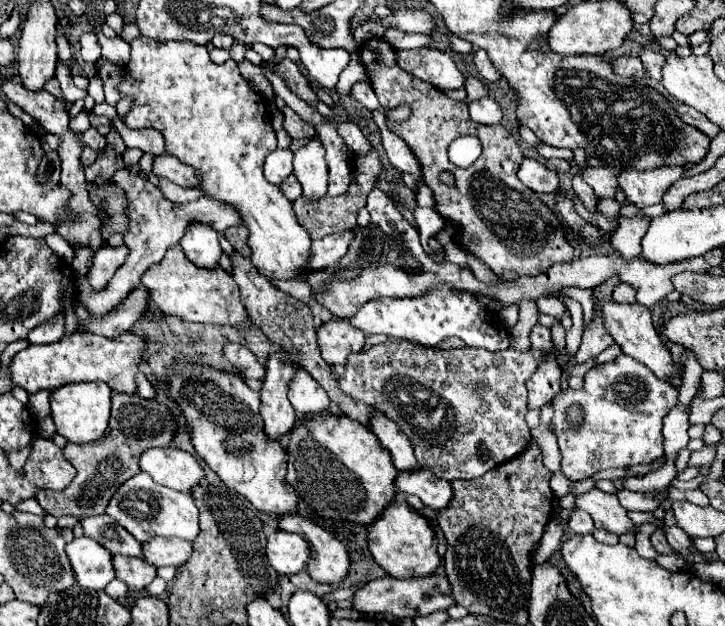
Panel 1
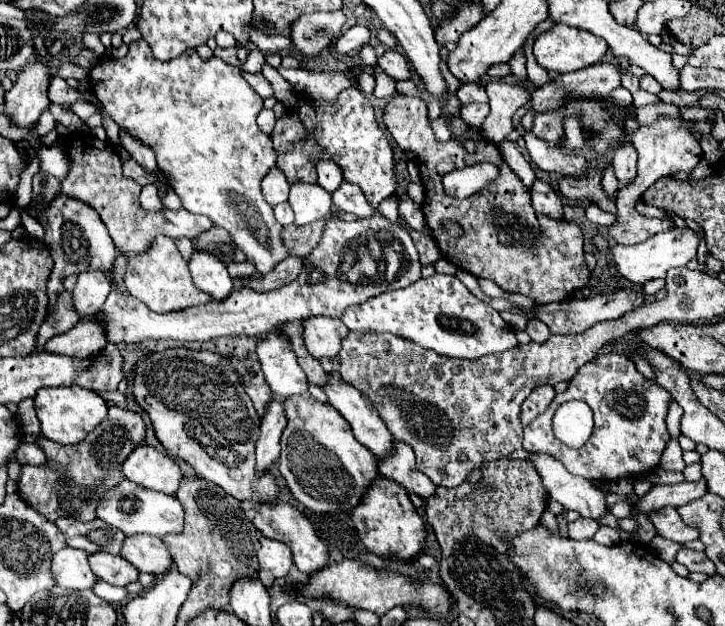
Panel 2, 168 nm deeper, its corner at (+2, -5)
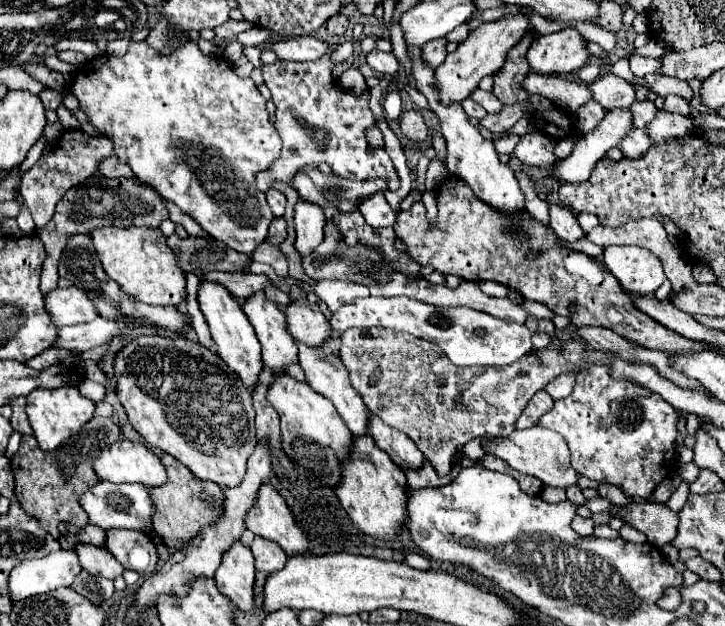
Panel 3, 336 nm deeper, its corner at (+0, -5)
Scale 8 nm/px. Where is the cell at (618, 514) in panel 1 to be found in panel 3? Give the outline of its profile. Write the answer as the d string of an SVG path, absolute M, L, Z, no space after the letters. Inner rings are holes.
M530 427L530 429L522 429L522 431L514 431L508 437L488 437L482 439L482 449L502 461L506 461L512 469L532 475L536 479L540 479L546 485L552 487L568 487L576 483L576 471L570 465L570 449L564 441L564 437L560 437L560 433L546 429L546 427Z

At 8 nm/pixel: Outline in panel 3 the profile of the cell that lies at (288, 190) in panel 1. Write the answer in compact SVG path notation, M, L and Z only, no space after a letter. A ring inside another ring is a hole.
M276 217L268 229L268 237L266 237L266 243L268 245L274 245L274 247L280 247L280 243L286 239L286 221L284 217Z

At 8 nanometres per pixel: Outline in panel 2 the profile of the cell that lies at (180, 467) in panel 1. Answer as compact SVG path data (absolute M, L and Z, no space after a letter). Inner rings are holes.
M140 445L134 449L134 453L130 453L130 457L124 461L122 471L126 479L166 495L174 495L184 477L180 465L172 457L156 451L150 445Z

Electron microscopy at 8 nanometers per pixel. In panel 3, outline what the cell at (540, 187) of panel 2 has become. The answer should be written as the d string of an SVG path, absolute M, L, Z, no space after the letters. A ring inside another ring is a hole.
M550 205L550 227L566 243L574 243L584 237L584 231L580 229L572 211L558 205Z

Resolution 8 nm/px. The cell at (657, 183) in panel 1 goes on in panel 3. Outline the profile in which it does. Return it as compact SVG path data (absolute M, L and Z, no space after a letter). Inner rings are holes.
M632 129L632 133L618 145L624 151L624 157L630 159L640 159L652 145L654 141L650 139L650 135L644 129Z

